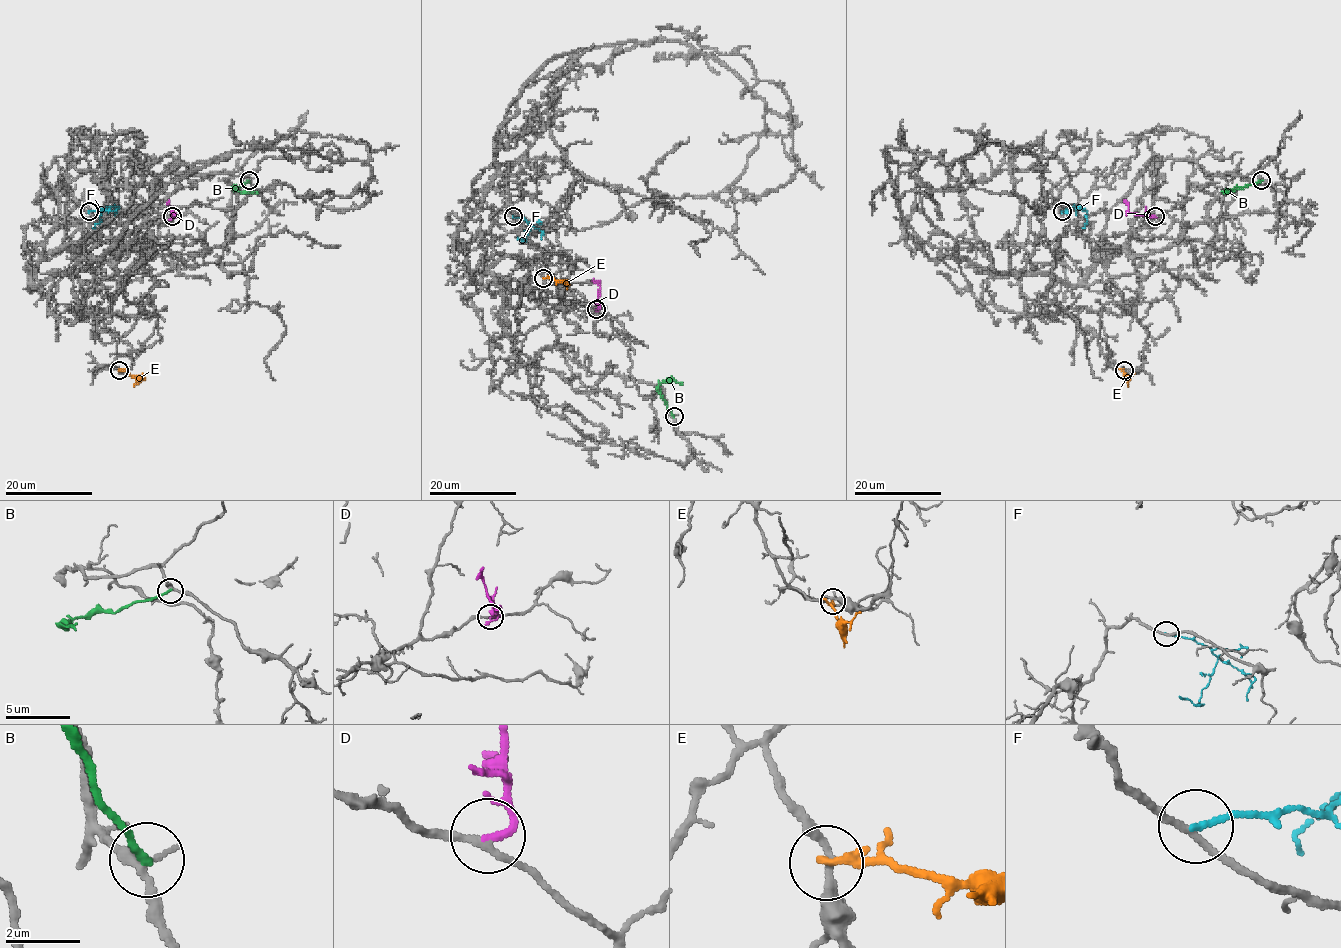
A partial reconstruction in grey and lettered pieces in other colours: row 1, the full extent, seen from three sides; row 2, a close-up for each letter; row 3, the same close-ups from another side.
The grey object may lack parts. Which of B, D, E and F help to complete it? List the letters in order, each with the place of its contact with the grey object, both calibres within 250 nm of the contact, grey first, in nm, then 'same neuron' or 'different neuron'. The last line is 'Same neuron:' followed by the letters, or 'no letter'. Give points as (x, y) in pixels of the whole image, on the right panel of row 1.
B: contact (1261, 180); calibres 280 and 200 nm; different neuron
D: contact (1155, 216); calibres 200 and 200 nm; same neuron
E: contact (1124, 370); calibres 280 and 260 nm; different neuron
F: contact (1062, 211); calibres 180 and 150 nm; different neuron
Same neuron: D

